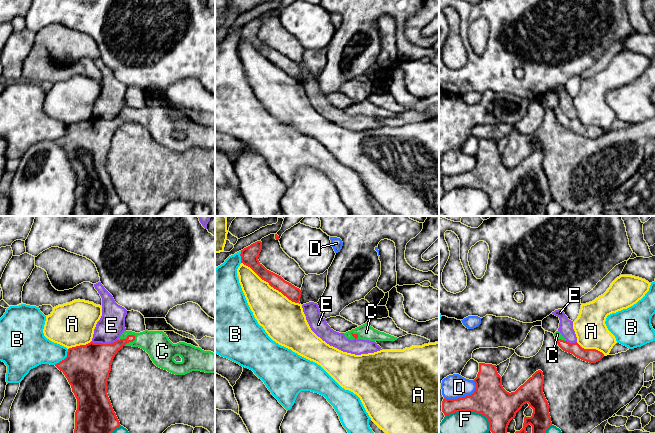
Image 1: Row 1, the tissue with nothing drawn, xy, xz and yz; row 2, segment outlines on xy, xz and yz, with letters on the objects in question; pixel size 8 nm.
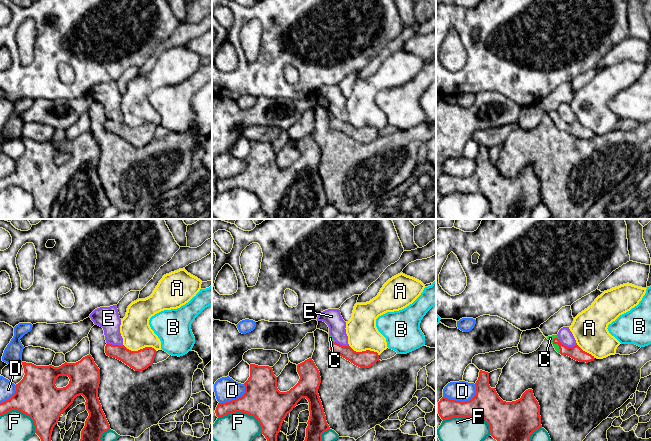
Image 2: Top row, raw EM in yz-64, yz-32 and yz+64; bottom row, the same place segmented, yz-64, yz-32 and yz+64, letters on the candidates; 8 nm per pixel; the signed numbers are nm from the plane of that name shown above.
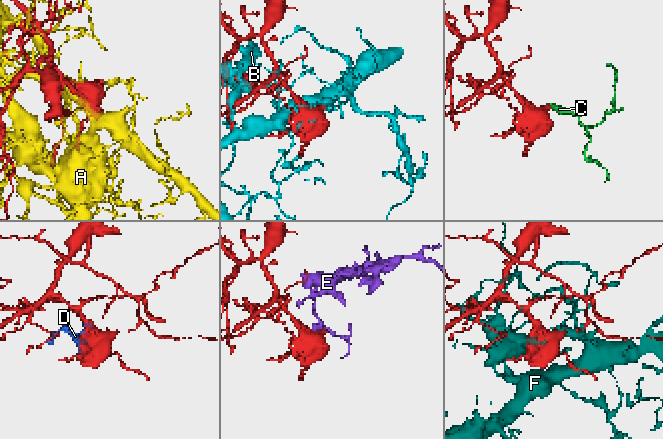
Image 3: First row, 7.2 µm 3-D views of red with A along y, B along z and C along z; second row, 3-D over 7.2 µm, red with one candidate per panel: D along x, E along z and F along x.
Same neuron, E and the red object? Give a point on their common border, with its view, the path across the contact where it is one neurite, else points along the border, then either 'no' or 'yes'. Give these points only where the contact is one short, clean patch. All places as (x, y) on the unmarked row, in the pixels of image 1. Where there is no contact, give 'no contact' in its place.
meets red in xy at (104, 120); no

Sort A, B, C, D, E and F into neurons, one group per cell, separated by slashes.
A / B / C / D E / F

